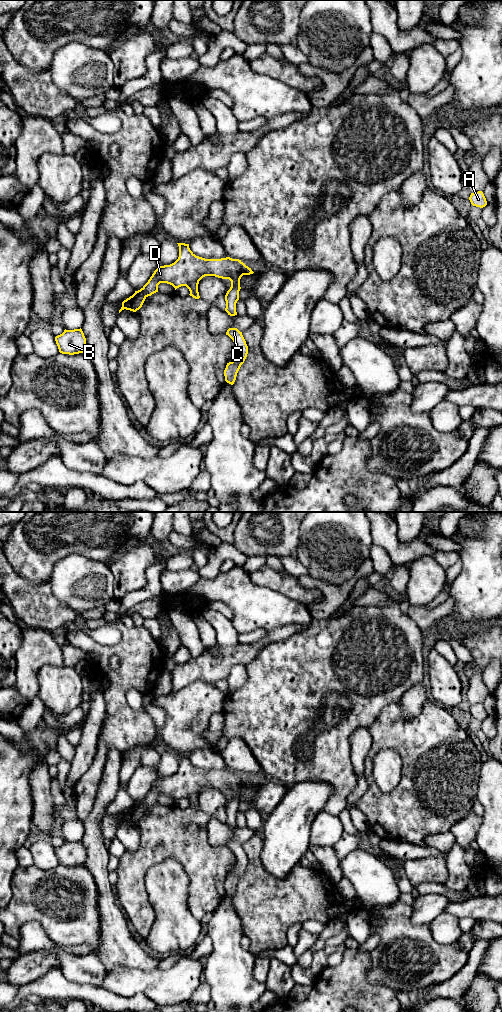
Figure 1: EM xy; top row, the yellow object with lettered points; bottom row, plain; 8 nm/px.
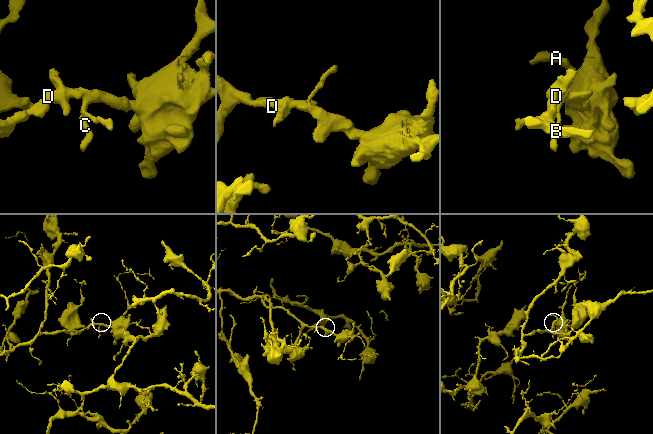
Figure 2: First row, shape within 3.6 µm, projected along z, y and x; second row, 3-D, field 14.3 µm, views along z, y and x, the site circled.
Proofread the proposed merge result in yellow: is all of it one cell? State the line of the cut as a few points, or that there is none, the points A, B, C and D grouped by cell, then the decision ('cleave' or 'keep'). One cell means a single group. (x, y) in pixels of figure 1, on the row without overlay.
cut none; groups A B C D; keep

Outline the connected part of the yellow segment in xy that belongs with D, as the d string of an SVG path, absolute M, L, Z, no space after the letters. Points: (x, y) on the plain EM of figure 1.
M177 755L179 758L178 771L170 776L158 778L148 794L138 803L122 814L119 825L126 821L133 824L139 822L148 808L158 804L160 795L172 797L175 802L186 798L190 808L199 811L198 796L205 788L215 788L229 791L231 799L225 807L225 823L230 828L237 827L236 815L239 812L240 791L243 787L254 784L239 771L230 769L221 771L205 771L196 768L189 760L189 756Z

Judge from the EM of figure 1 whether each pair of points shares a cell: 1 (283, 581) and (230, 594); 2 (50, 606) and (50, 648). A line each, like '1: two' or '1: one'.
1: two
2: two

